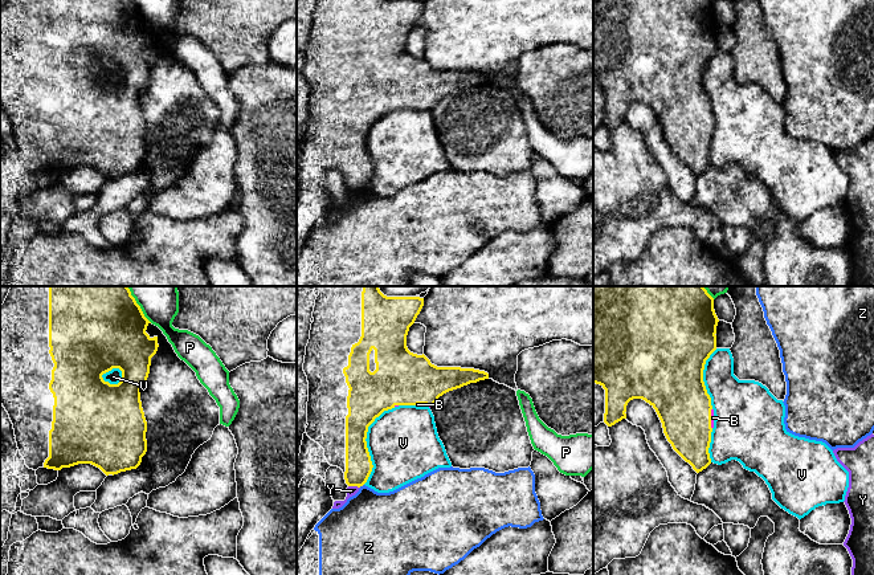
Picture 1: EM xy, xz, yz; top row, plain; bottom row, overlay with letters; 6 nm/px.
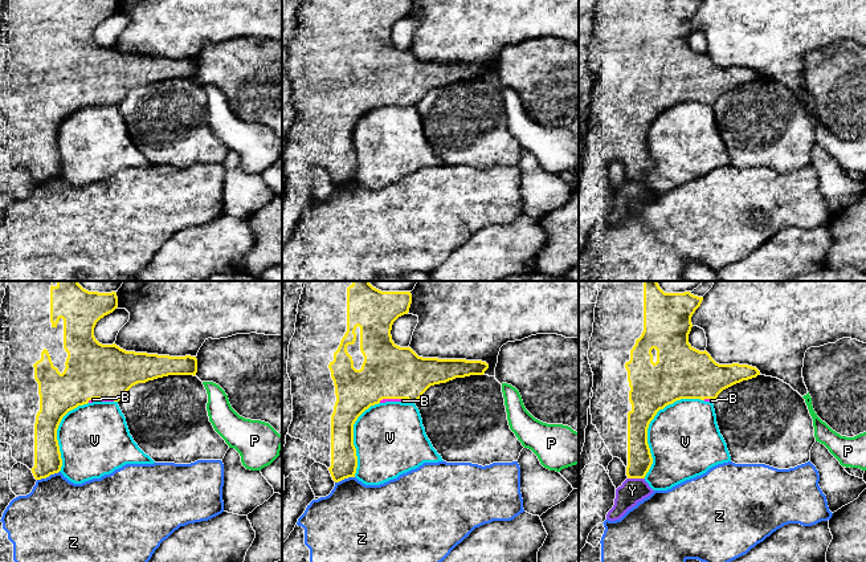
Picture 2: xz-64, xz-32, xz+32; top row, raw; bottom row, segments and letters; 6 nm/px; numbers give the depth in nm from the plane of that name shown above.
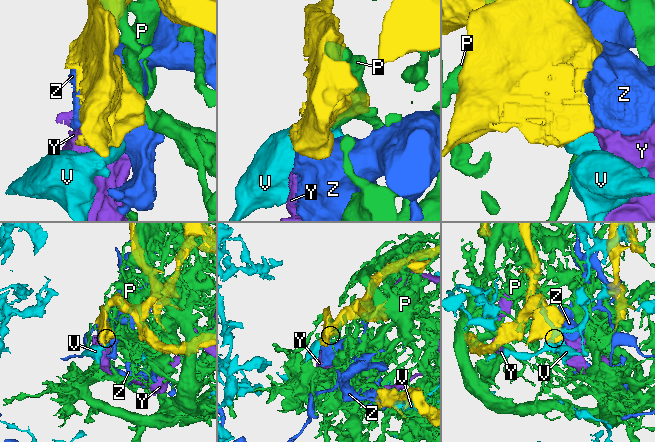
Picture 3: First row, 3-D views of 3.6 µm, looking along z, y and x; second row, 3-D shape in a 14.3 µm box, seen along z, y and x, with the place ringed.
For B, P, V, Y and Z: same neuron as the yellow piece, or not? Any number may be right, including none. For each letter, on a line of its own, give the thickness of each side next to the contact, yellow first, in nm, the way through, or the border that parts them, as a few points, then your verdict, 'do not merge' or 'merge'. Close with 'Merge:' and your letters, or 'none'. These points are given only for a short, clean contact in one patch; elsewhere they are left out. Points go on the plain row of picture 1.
B: calibres 340 and 30 nm; merge
P: calibres 440 and 180 nm; do not merge
V: calibres 240 and 440 nm; do not merge
Y: calibres 160 and 60 nm; border xz (348, 188), (359, 191); do not merge
Z: calibres 160 and 400 nm; do not merge
Merge: B

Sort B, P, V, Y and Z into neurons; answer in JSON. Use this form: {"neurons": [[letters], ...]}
{"neurons": [["B"], ["P"], ["V"], ["Y"], ["Z"]]}

